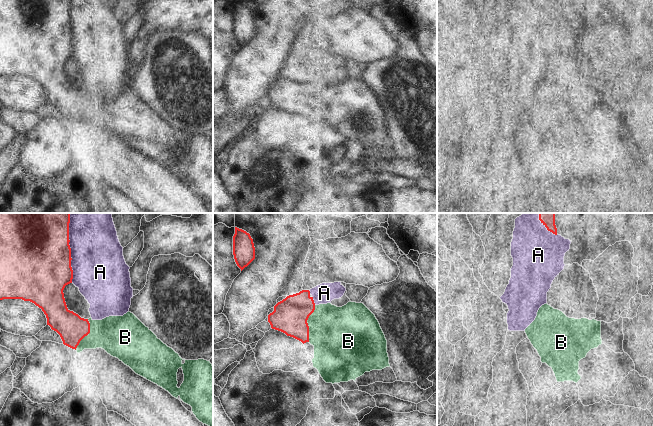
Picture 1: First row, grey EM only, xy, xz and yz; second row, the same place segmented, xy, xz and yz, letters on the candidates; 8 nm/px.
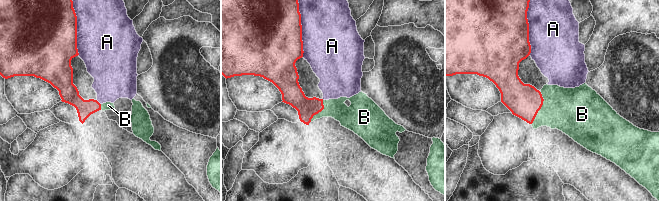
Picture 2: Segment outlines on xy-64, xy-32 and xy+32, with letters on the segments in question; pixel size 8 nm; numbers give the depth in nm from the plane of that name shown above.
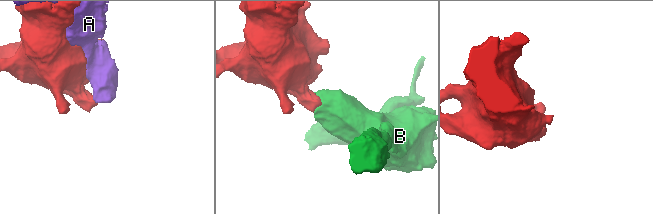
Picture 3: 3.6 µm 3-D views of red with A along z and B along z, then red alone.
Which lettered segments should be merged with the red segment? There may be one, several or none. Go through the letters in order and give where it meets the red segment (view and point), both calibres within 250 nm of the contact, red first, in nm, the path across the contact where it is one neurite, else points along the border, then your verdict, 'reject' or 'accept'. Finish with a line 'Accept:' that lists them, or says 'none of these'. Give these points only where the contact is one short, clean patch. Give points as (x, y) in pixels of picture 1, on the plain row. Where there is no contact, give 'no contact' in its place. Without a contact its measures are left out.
A: xy (70, 29) | 500/420 nm | reject
B: xz (307, 99) | 280/420 nm | across xz (290, 91), (296, 91), (307, 99), (336, 109) | accept
Accept: B

